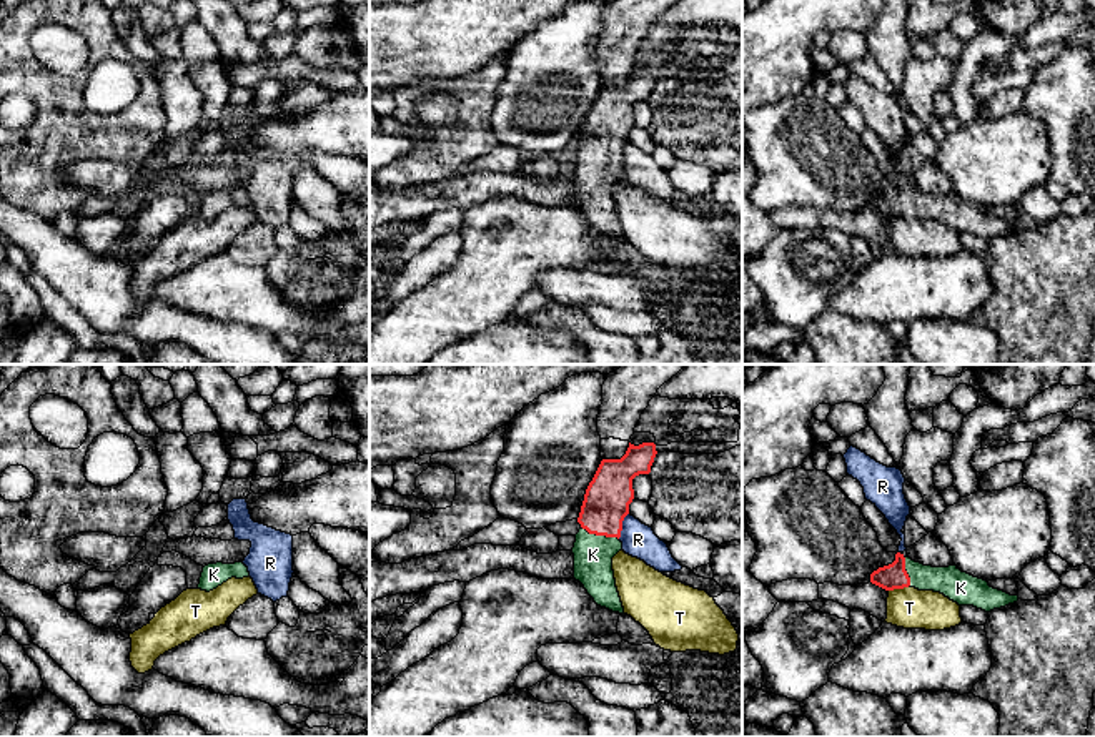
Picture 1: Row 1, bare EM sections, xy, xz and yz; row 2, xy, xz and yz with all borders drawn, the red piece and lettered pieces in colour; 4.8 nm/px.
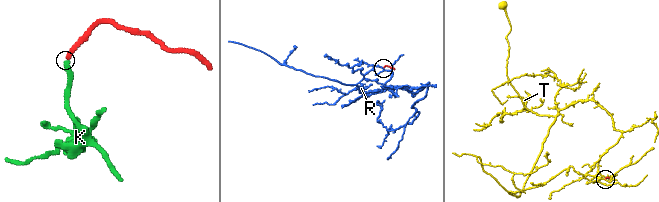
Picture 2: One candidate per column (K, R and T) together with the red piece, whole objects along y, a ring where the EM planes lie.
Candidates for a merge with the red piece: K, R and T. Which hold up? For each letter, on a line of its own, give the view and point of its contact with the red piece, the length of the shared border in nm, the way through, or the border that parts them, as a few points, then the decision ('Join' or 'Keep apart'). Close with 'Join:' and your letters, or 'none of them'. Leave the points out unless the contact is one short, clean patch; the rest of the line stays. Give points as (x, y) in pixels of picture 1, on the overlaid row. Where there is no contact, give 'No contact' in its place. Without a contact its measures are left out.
K: Touches red at xz (599, 534). Shared border 200 nm. Path across: xz (606, 503), (599, 534), (593, 554). Join
R: Touches red at xz (621, 526). Shared border 140 nm. Boundary: xz (628, 513), (618, 538). Keep apart
T: Touches red at yz (899, 588). Shared border 110 nm. Boundary: yz (909, 584), (889, 591). Keep apart
Join: K

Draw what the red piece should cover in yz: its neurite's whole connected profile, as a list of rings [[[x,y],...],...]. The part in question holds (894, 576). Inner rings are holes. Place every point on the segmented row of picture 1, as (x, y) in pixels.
[[[900,552],[895,554],[892,564],[874,571],[870,574],[870,582],[885,591],[910,586],[919,591],[940,592],[959,606],[974,606],[985,612],[1018,601],[1018,596],[1010,596],[1003,591],[993,589],[987,581],[962,572],[957,566],[924,566]]]

